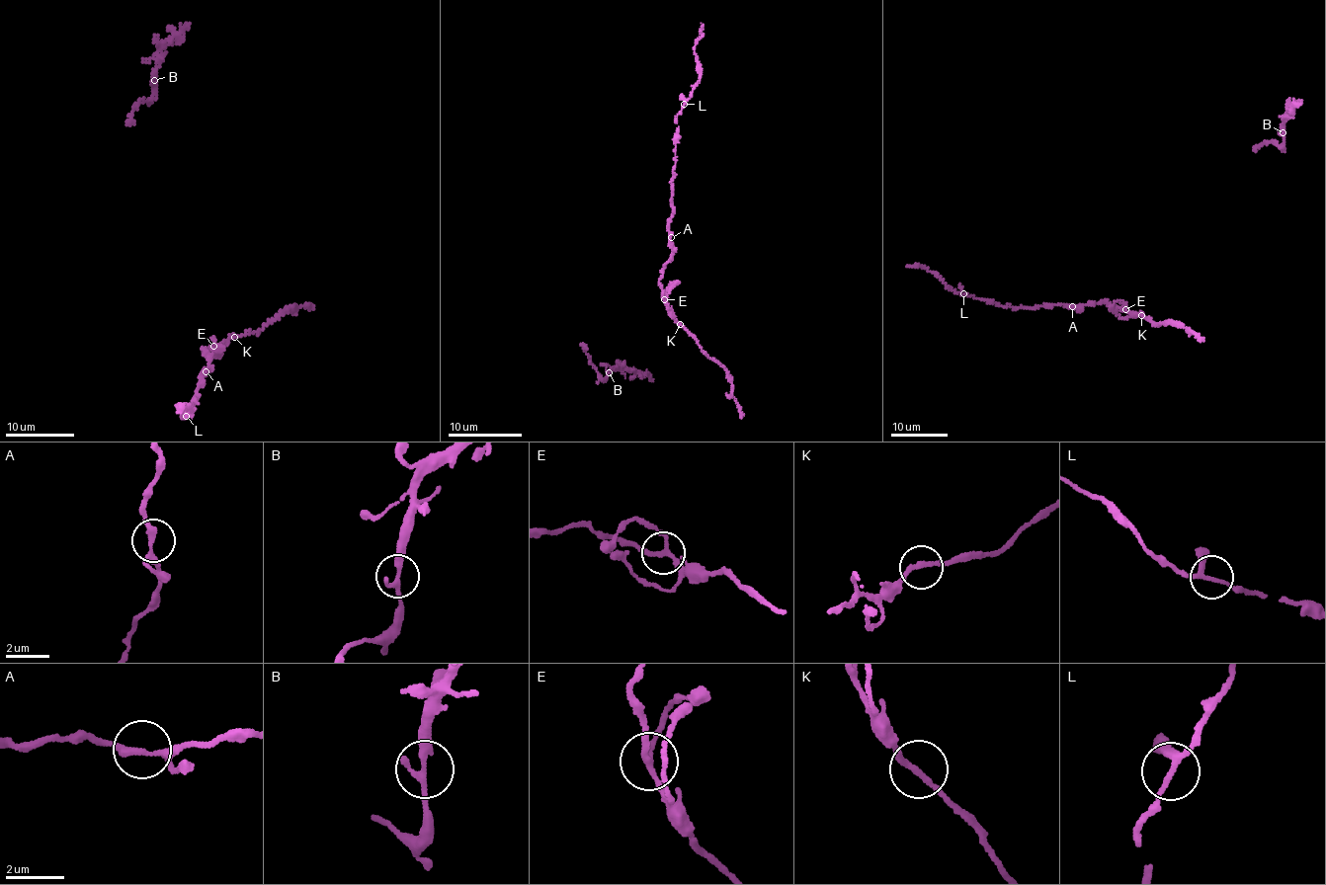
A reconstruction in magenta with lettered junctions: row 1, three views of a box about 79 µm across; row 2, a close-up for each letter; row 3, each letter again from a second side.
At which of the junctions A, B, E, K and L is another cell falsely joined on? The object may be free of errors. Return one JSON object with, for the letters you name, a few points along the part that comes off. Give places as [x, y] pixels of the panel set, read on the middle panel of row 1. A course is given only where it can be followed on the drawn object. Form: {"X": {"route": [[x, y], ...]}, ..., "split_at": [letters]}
{"split_at": []}

